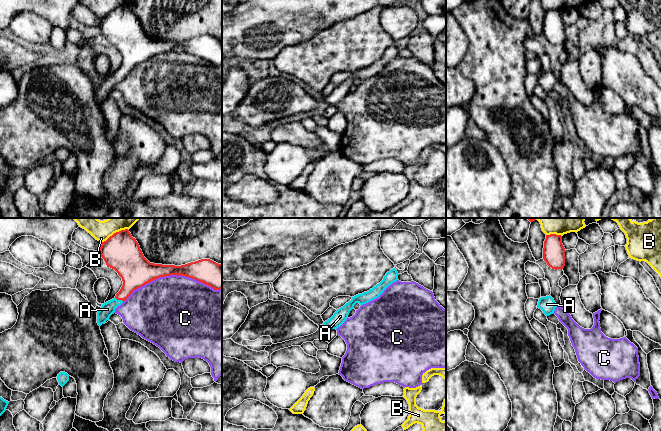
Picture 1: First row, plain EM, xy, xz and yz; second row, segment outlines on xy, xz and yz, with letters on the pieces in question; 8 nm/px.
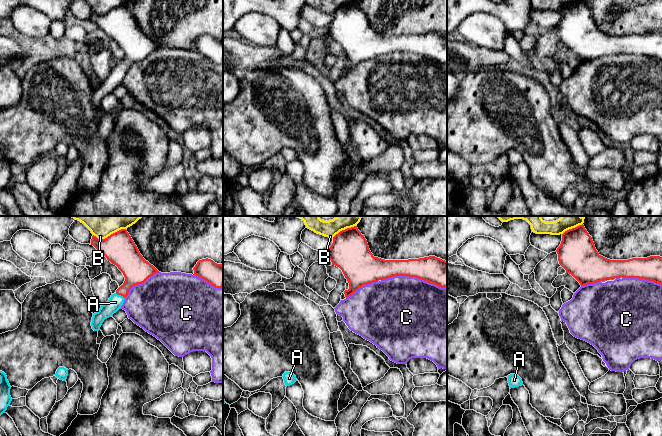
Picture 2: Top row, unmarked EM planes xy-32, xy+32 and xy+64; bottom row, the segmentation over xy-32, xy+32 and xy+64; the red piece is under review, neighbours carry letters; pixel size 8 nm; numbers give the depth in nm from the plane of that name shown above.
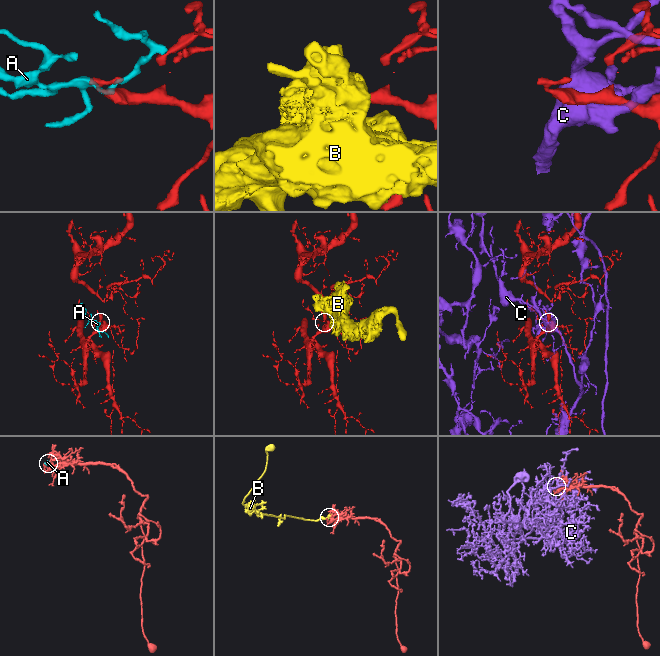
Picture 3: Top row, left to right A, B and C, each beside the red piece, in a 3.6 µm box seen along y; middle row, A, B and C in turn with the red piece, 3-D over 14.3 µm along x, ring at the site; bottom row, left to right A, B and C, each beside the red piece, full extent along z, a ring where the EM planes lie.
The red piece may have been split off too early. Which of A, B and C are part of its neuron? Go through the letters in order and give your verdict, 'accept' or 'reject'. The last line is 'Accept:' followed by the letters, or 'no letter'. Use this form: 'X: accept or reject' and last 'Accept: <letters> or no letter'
A: accept
B: reject
C: reject
Accept: A

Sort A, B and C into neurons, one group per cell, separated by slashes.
A / B / C

